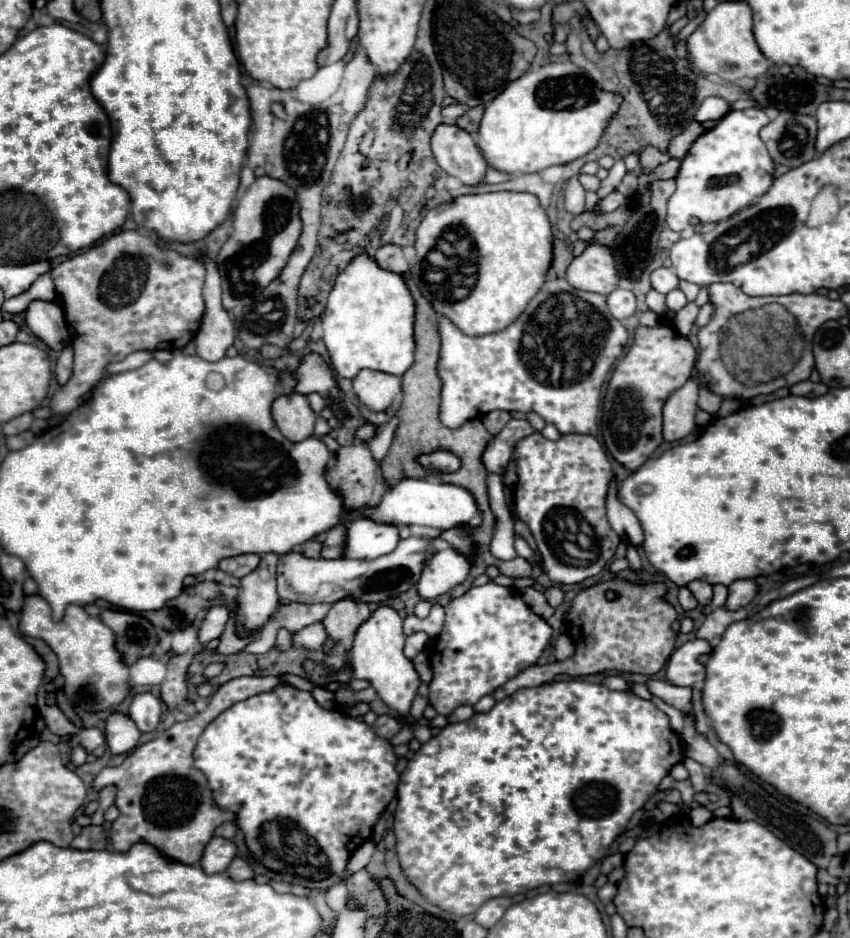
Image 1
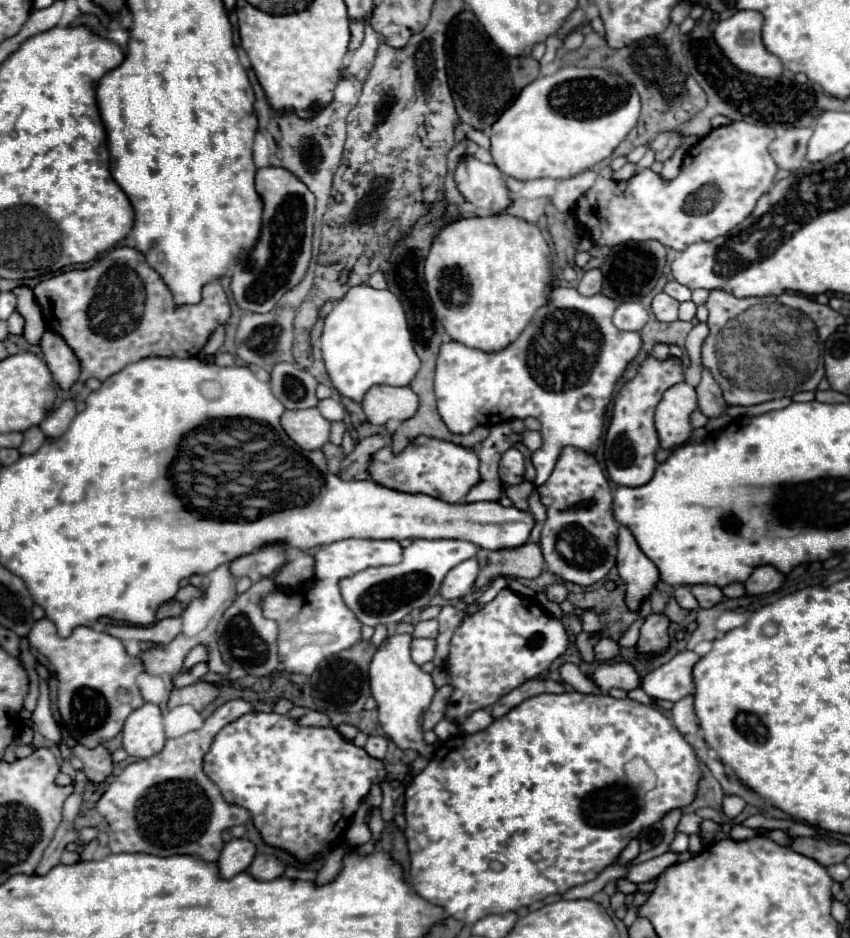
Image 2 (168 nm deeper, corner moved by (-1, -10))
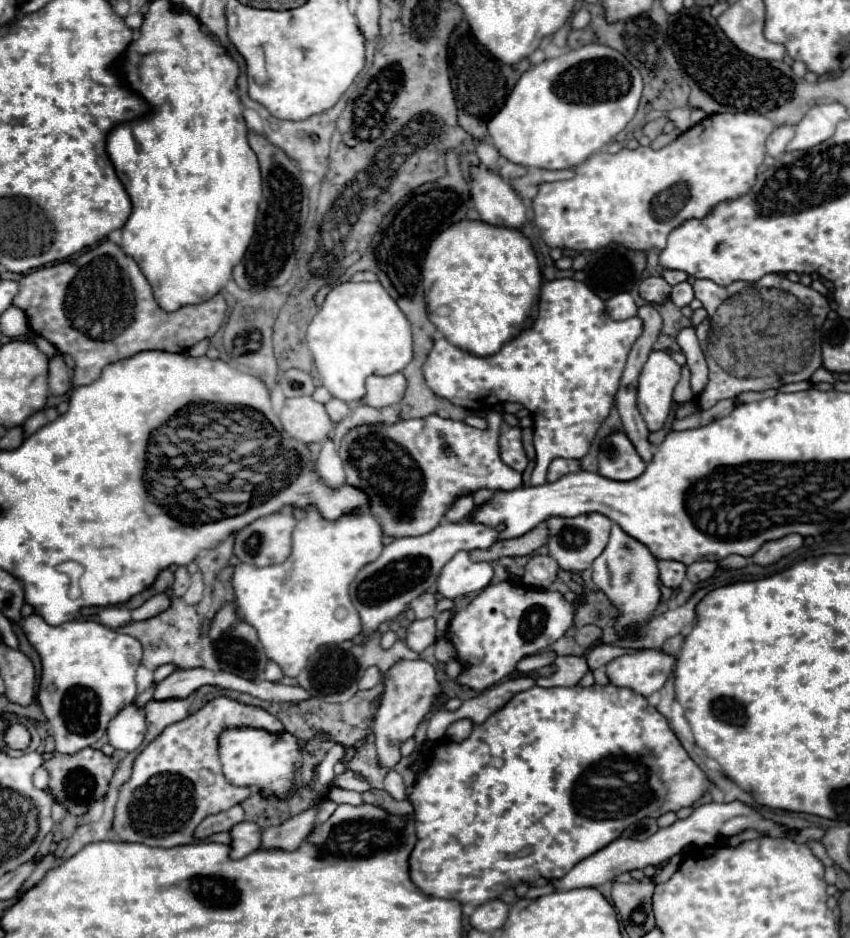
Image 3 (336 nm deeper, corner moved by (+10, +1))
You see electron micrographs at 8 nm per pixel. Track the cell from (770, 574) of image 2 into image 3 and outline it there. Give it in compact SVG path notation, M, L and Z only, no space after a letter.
M787 535L775 541L767 541L755 555L755 563L759 565L771 565L775 561L779 561L781 557L793 553L795 549L799 549L803 545L803 535Z

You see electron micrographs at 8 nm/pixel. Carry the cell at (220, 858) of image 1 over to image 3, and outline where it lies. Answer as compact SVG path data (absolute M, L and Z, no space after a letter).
M243 821L231 829L231 859L241 859L261 847L261 827L251 821Z

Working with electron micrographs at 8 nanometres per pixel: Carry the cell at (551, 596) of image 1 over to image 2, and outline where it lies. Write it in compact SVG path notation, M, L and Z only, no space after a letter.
M554 584L554 586L548 588L548 594L546 596L548 596L548 600L552 600L556 604L562 604L566 600L568 592L566 592L566 586L564 584Z

